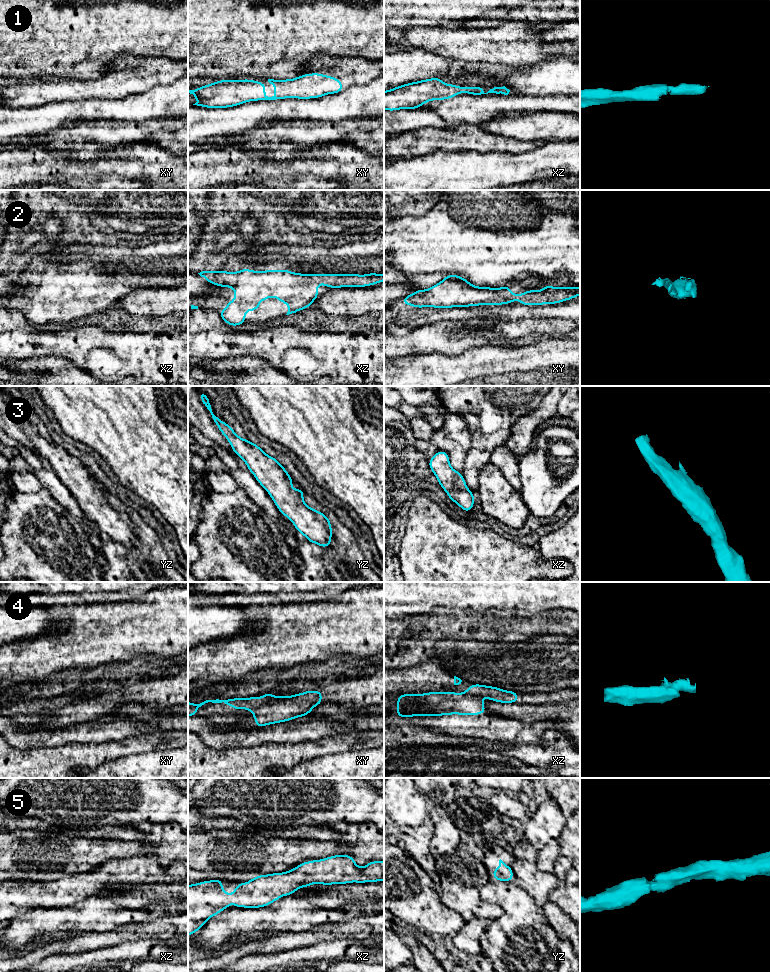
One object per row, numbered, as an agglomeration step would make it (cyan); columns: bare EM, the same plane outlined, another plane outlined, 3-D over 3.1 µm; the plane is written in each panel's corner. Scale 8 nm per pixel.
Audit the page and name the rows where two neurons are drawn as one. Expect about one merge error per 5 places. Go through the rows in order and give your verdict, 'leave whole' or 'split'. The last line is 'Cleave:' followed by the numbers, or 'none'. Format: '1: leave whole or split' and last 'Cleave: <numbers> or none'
1: leave whole
2: leave whole
3: leave whole
4: split
5: leave whole
Cleave: 4

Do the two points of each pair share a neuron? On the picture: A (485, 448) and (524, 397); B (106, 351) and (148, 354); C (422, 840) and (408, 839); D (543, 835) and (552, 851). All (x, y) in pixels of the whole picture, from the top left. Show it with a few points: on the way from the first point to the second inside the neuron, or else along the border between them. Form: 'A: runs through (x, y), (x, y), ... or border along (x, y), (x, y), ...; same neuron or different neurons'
A: runs through (492, 435), (494, 427), (511, 410); same neuron
B: runs through (116, 354), (138, 354); same neuron
C: runs through (419, 840), (411, 839); same neuron
D: border along (557, 840), (551, 839), (538, 851); different neurons

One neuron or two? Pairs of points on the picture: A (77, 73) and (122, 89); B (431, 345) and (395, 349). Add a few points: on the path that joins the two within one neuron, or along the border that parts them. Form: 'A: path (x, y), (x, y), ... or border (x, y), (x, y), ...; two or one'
A: border (72, 78), (87, 79); two
B: path (422, 344), (404, 346); one

